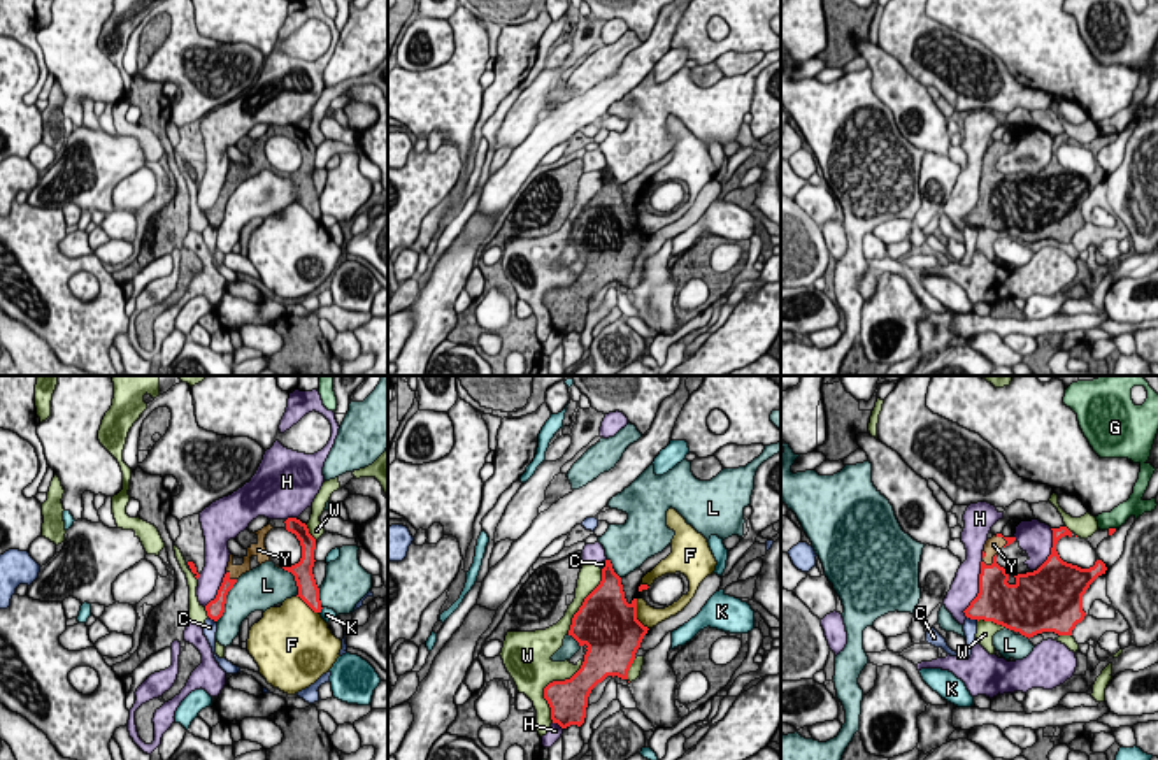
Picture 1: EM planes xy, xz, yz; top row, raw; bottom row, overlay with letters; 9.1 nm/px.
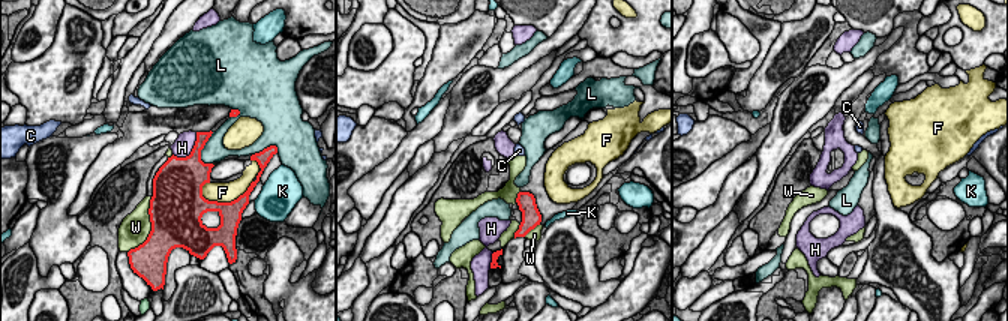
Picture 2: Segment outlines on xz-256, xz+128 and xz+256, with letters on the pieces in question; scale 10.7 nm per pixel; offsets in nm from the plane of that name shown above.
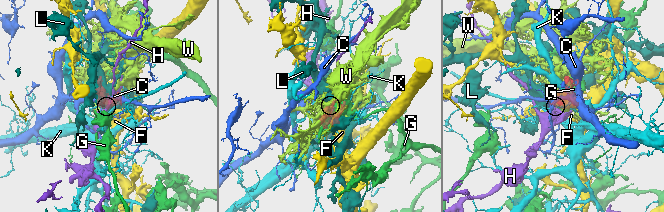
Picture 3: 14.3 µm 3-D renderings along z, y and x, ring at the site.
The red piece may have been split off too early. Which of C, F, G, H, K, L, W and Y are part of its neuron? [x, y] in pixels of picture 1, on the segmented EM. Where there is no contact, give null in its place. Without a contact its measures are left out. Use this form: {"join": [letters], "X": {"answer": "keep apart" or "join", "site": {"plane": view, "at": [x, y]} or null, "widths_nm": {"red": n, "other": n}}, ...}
{"join": ["Y"], "C": {"answer": "keep apart", "site": {"plane": "yz", "at": [972, 618]}, "widths_nm": {"red": 340, "other": 130}}, "F": {"answer": "keep apart", "site": {"plane": "xz", "at": [636, 615]}, "widths_nm": {"red": 500, "other": 190}}, "G": {"answer": "keep apart", "site": {"plane": "yz", "at": [1111, 529]}, "widths_nm": {"red": 60, "other": 170}}, "H": {"answer": "keep apart", "site": {"plane": "yz", "at": [979, 588]}, "widths_nm": {"red": 380, "other": 260}}, "K": {"answer": "keep apart", "site": {"plane": "xy", "at": [320, 611]}, "widths_nm": {"red": 190, "other": 120}}, "L": {"answer": "keep apart", "site": {"plane": "xy", "at": [225, 601]}, "widths_nm": {"red": 160, "other": 340}}, "W": {"answer": "keep apart", "site": {"plane": "xz", "at": [548, 685]}, "widths_nm": {"red": 360, "other": 400}}, "Y": {"answer": "join", "site": {"plane": "yz", "at": [983, 557]}, "widths_nm": {"red": 260, "other": 140}}}

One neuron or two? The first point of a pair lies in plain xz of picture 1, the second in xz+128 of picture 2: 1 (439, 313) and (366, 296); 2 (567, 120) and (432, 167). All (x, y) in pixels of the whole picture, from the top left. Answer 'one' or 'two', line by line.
1: one
2: one

